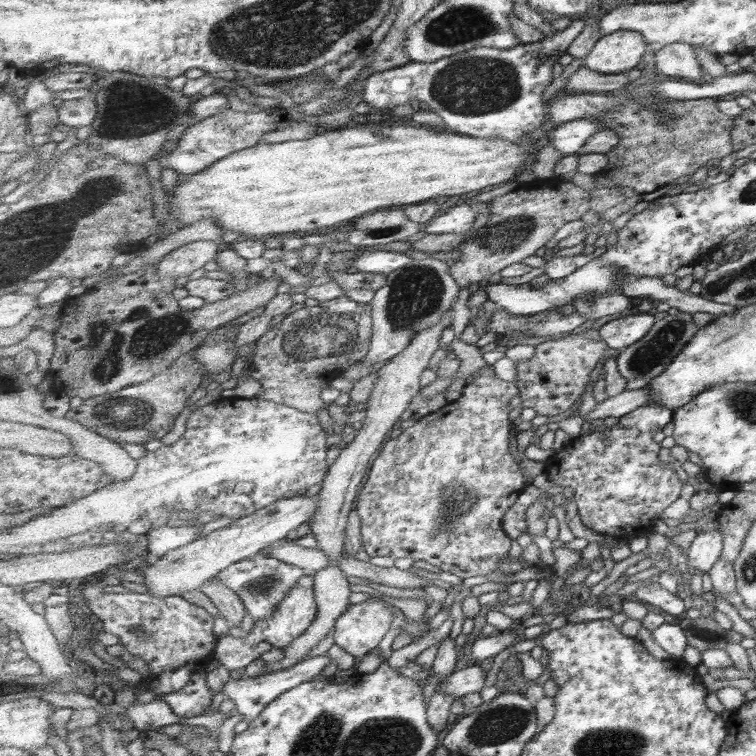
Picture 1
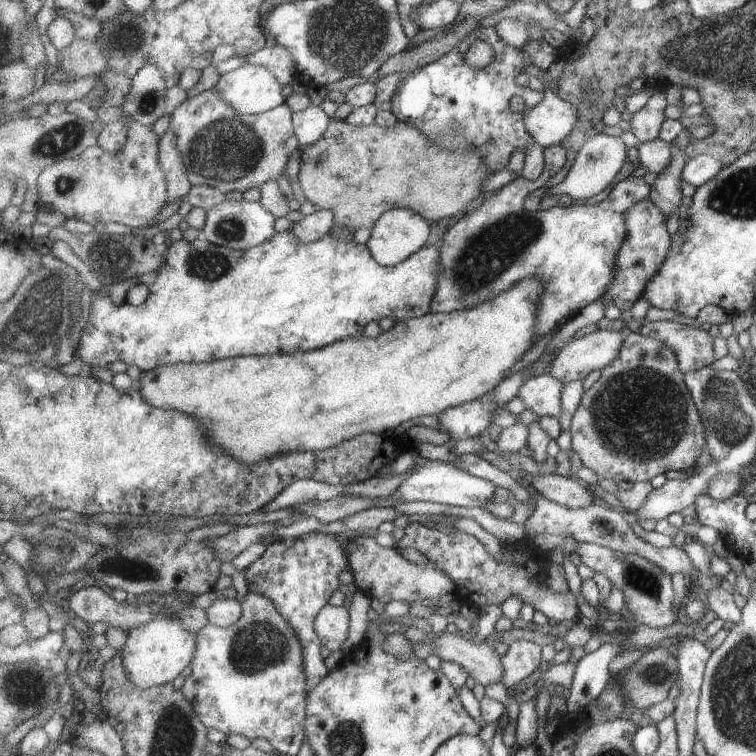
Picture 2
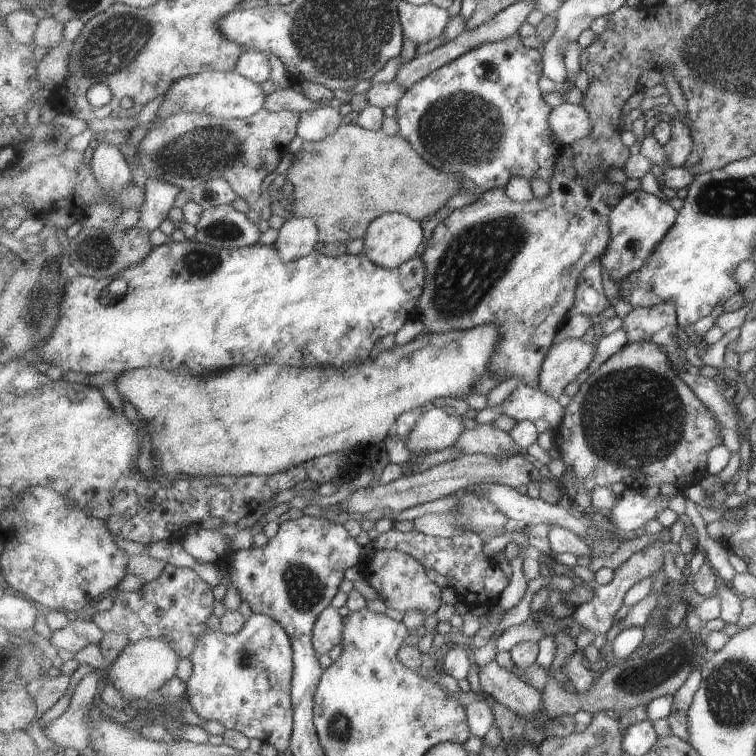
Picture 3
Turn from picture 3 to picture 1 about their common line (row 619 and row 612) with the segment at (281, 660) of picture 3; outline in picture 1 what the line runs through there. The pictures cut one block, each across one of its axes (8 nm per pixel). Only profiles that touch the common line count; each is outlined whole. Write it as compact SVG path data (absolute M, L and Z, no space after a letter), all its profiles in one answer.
M257 553L217 576L220 582L239 595L239 599L245 603L245 608L254 621L269 619L269 616L277 611L277 607L285 599L285 595L289 595L289 591L293 590L293 587L297 587L305 576L303 569L278 559L264 553Z

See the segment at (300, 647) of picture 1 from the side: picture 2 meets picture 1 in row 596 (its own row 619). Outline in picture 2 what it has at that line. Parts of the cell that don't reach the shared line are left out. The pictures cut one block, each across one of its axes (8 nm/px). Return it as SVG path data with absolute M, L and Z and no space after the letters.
M327 605L316 618L316 631L322 646L330 652L341 650L349 638L349 610L347 606Z

